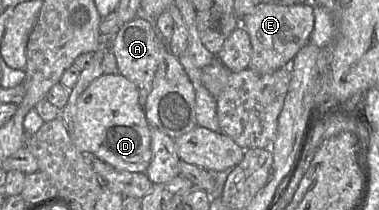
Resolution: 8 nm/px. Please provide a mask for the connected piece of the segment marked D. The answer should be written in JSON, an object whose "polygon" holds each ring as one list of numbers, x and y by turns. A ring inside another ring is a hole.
{"polygon":[[104,73,96,78,78,98,71,139,81,153,96,157,115,169,145,172,152,158,151,126,139,103,135,85,120,73]]}

